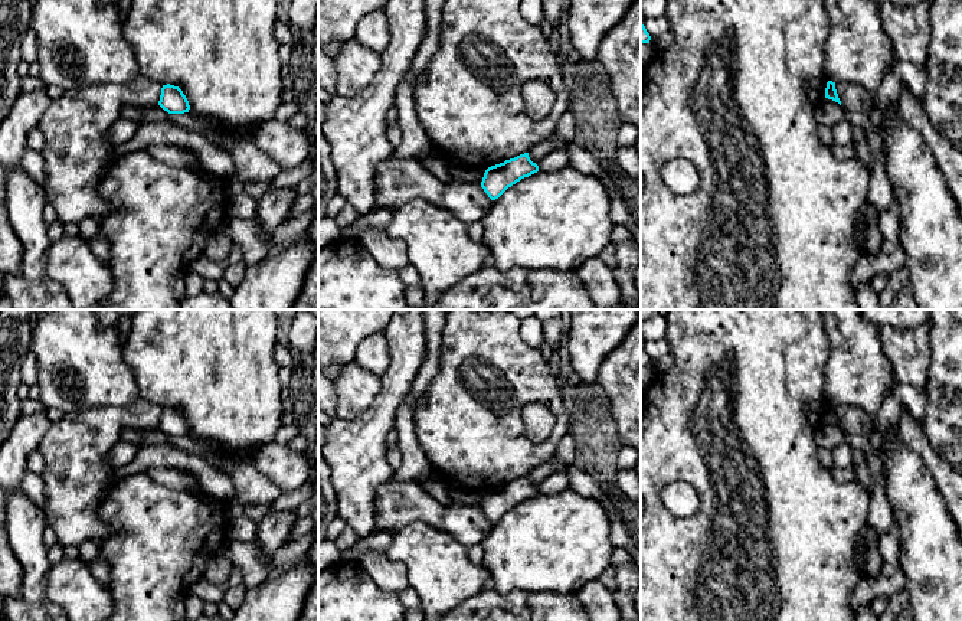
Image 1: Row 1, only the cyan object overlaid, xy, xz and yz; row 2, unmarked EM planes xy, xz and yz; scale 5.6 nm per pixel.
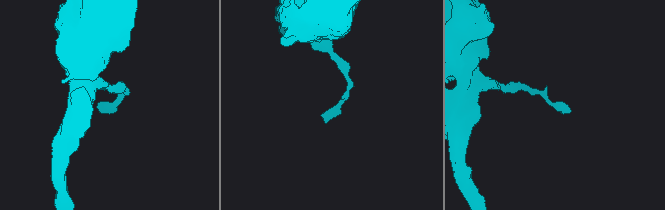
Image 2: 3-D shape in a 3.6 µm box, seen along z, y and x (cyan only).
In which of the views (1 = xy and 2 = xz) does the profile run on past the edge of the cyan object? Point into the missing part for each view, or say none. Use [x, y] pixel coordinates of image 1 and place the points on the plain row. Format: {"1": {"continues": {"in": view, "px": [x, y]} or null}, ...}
{"1": {"continues": null}, "2": {"continues": null}}

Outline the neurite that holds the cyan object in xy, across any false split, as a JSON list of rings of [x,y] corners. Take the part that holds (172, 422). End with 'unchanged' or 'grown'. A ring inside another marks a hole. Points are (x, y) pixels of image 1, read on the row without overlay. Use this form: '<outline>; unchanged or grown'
[[[163,408],[158,428],[168,437],[184,437],[189,435],[190,428],[179,409]]]; unchanged

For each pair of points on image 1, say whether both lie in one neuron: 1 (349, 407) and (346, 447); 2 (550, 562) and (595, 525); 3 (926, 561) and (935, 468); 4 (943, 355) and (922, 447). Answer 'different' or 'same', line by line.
1: different
2: same
3: different
4: different

